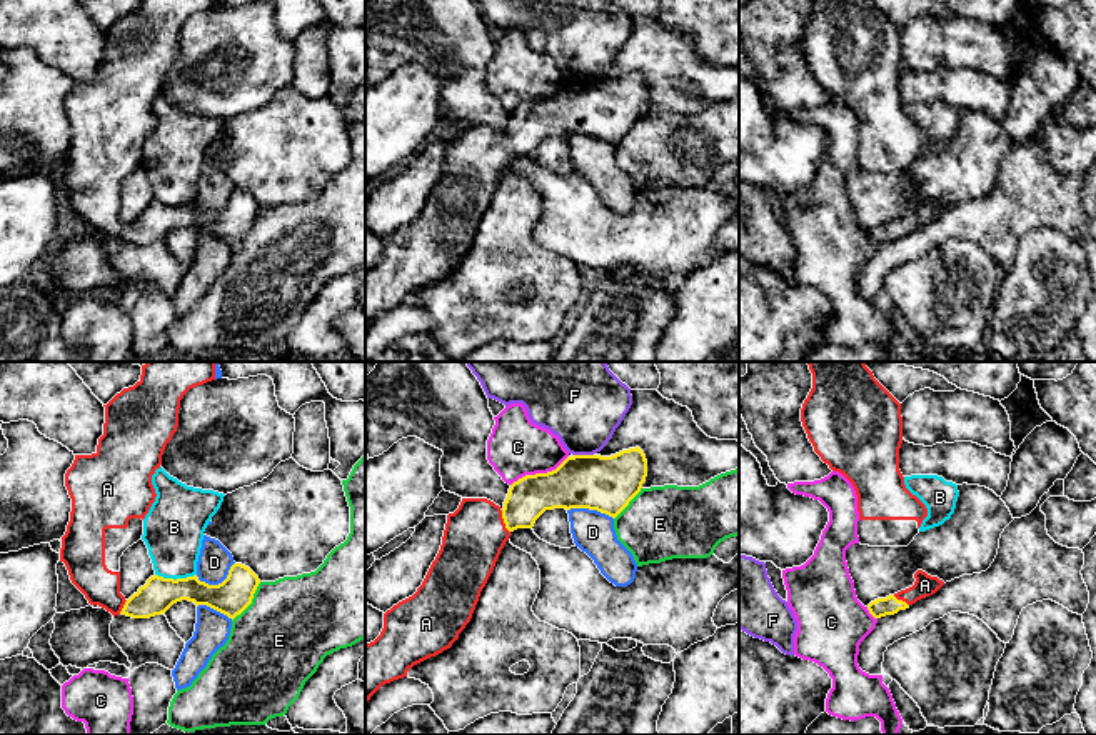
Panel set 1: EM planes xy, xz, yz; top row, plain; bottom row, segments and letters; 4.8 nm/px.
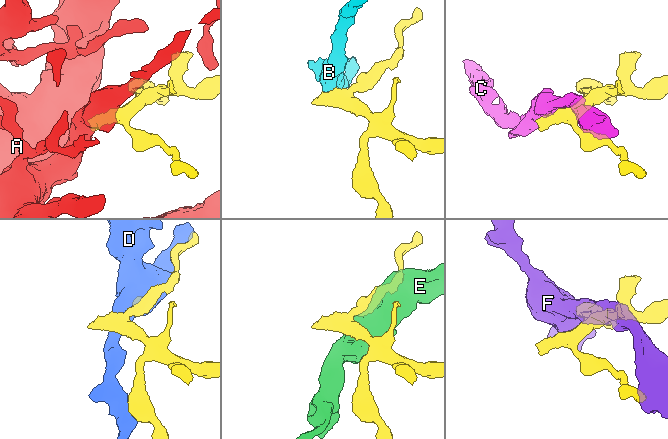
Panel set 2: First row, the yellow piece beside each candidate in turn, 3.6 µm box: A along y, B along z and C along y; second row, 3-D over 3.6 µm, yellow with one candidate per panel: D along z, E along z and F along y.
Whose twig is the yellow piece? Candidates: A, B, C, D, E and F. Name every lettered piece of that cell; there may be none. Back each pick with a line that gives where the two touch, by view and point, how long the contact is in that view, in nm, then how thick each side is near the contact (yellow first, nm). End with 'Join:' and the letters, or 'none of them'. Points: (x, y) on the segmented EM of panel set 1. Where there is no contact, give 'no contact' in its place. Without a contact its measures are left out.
A: contact xz (504, 522); length 120 nm; calibres 200 and 300 nm
Join: A

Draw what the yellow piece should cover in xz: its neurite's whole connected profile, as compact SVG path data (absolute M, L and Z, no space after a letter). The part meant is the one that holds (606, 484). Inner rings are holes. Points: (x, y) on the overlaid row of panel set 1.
M636 447L622 450L611 457L567 457L552 472L525 475L510 485L502 508L487 498L462 498L459 508L454 513L447 515L440 550L432 562L422 585L412 597L399 602L384 613L384 628L380 635L374 642L365 645L365 705L382 685L407 677L407 672L414 665L435 657L452 647L452 643L459 638L459 633L470 622L480 592L495 567L500 550L504 548L514 530L532 528L535 520L545 510L554 508L589 508L616 518L641 492L646 477L647 460L644 452Z

